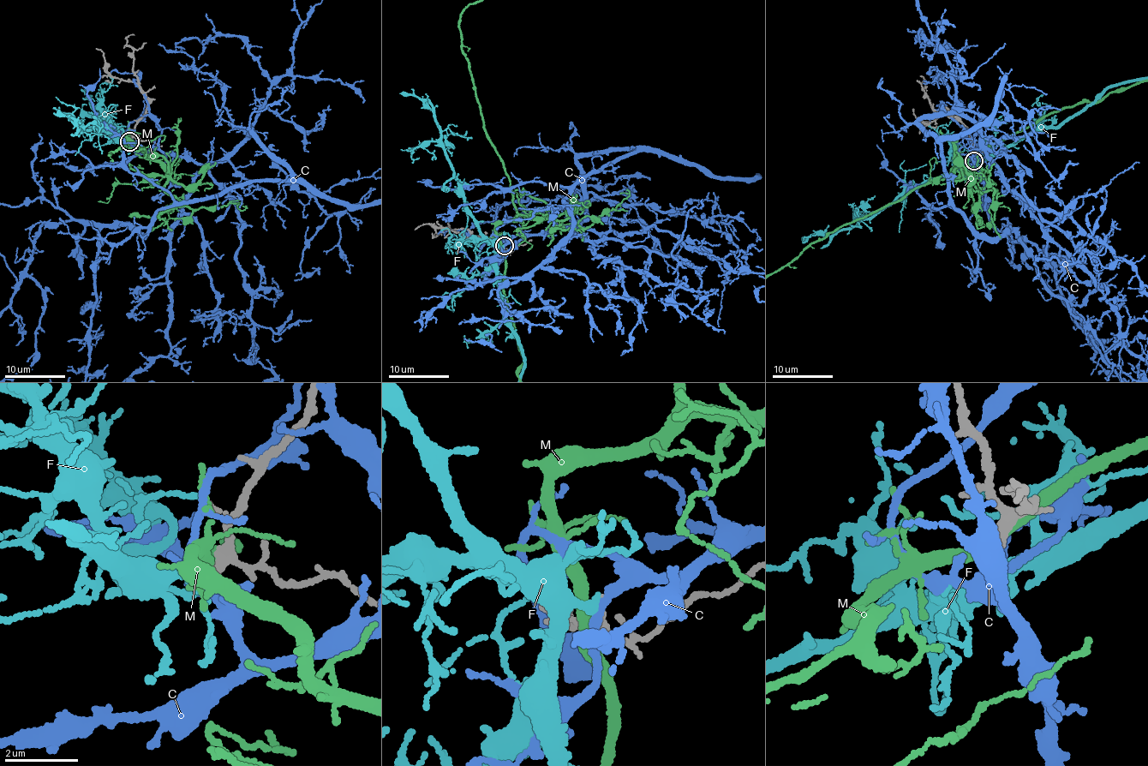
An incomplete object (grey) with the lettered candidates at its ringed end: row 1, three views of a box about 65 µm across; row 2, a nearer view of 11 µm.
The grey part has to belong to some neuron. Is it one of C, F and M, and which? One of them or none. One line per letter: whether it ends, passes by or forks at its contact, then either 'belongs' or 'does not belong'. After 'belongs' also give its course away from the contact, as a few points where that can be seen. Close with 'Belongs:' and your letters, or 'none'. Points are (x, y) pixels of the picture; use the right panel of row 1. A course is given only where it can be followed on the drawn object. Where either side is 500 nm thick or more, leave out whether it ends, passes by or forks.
C: it passes by | does not belong
F: it ends | does not belong
M: it passes by | does not belong
Belongs: none

